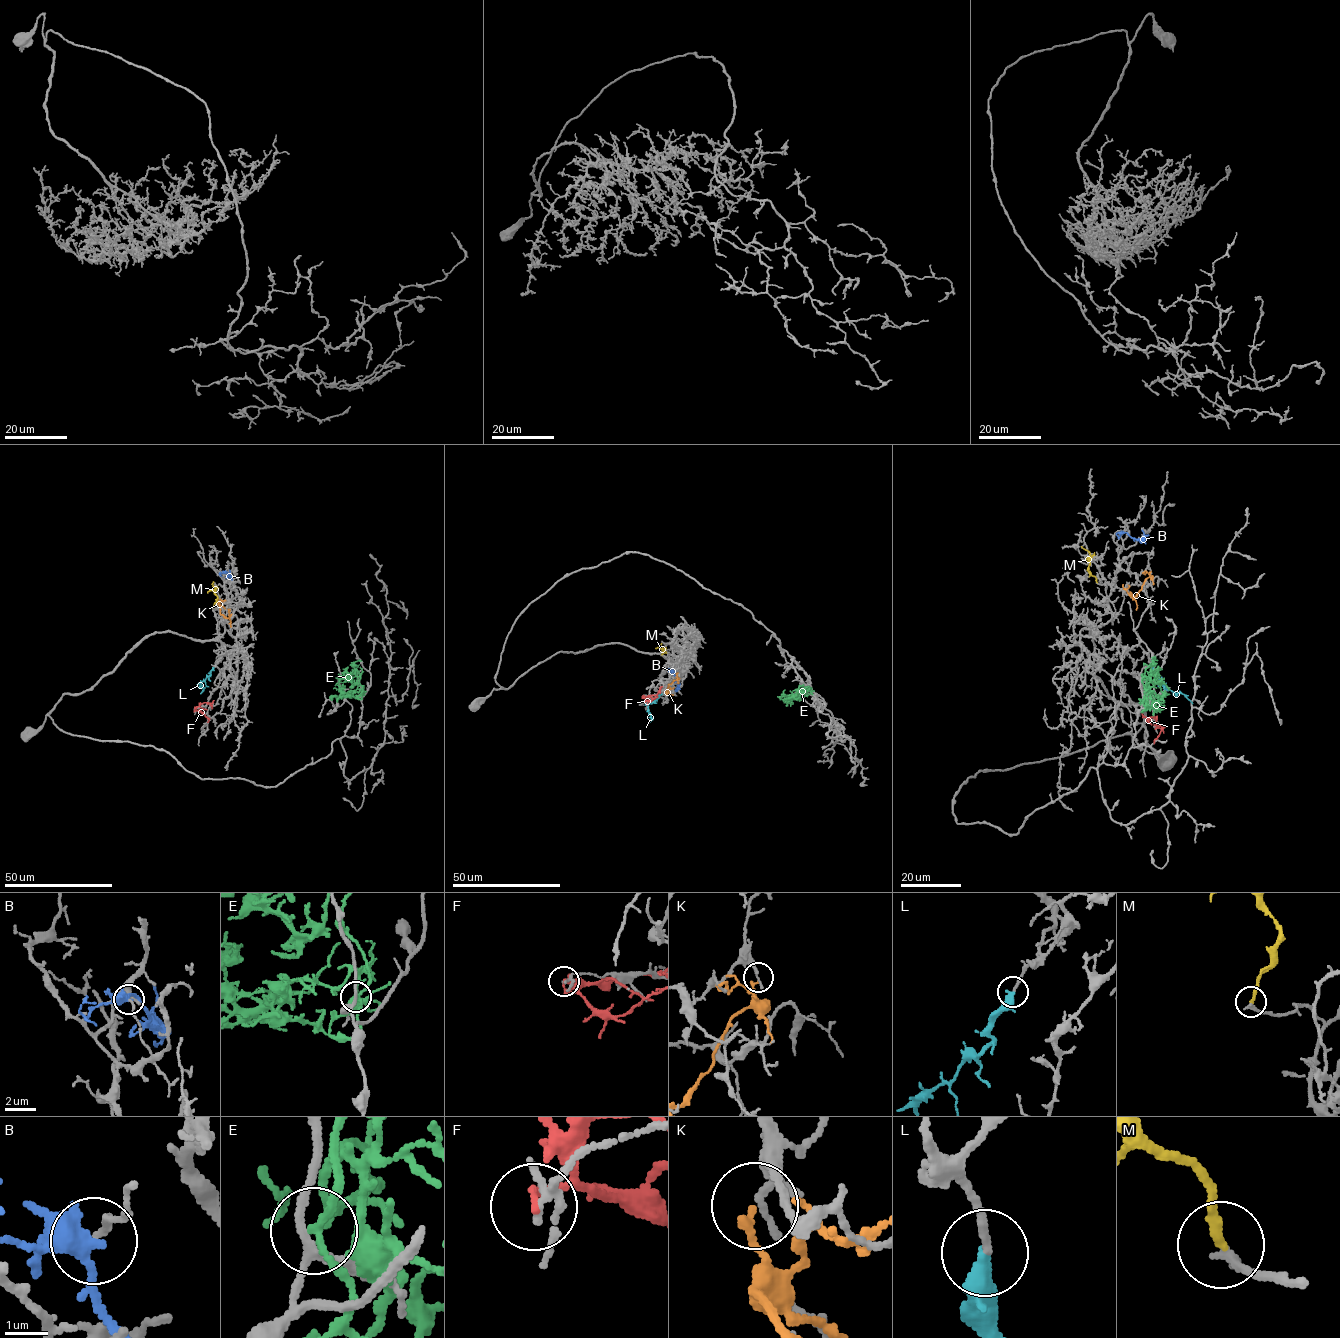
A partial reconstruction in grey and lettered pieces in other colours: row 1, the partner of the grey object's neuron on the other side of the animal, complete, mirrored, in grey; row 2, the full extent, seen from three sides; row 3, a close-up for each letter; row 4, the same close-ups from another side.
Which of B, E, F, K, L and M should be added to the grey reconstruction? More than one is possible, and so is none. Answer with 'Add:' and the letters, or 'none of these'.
Add: M

